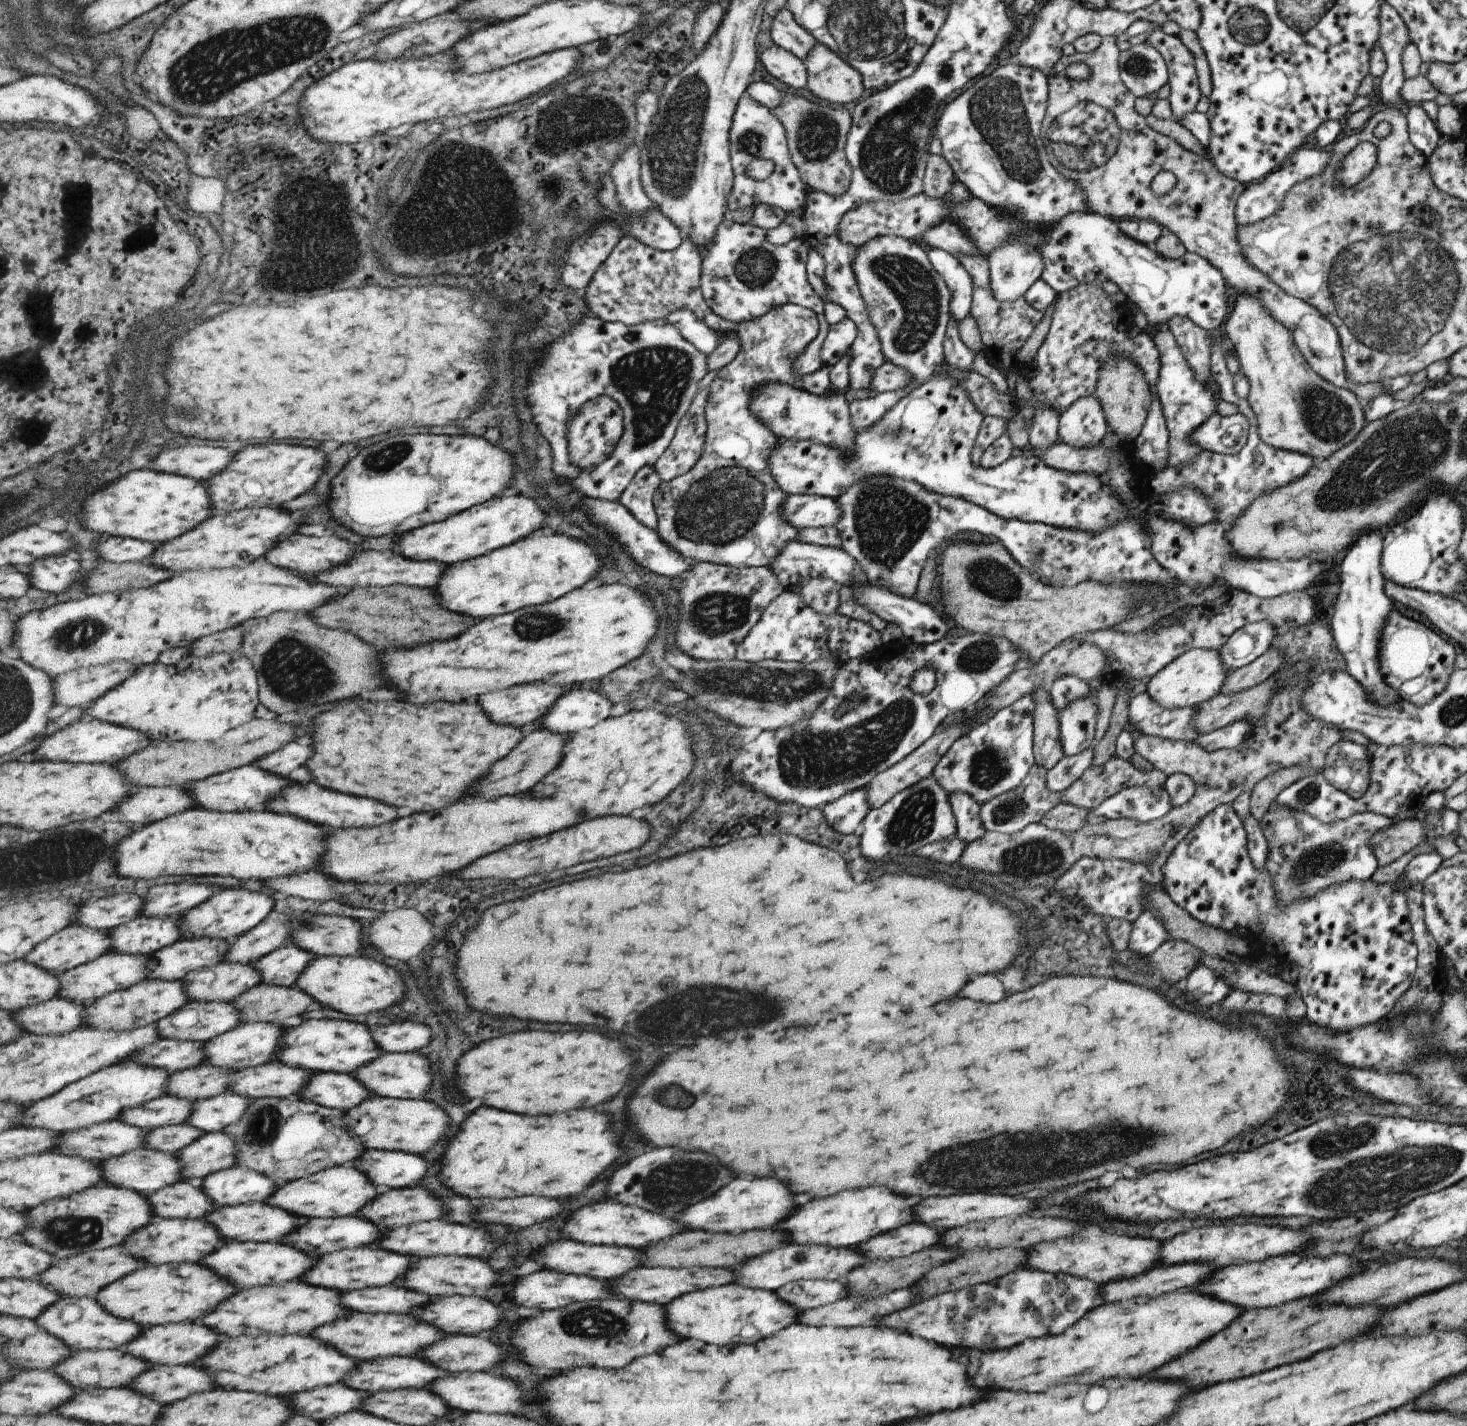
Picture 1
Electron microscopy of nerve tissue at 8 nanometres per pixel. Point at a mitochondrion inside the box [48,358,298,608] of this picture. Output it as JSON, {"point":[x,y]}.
{"point":[191,413]}

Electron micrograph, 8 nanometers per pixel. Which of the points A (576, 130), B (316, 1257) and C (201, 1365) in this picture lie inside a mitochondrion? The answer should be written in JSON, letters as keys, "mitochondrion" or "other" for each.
{"A":"mitochondrion","B":"other","C":"other"}

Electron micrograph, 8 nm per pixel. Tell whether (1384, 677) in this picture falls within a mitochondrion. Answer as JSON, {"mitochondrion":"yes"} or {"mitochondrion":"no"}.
{"mitochondrion":"no"}

